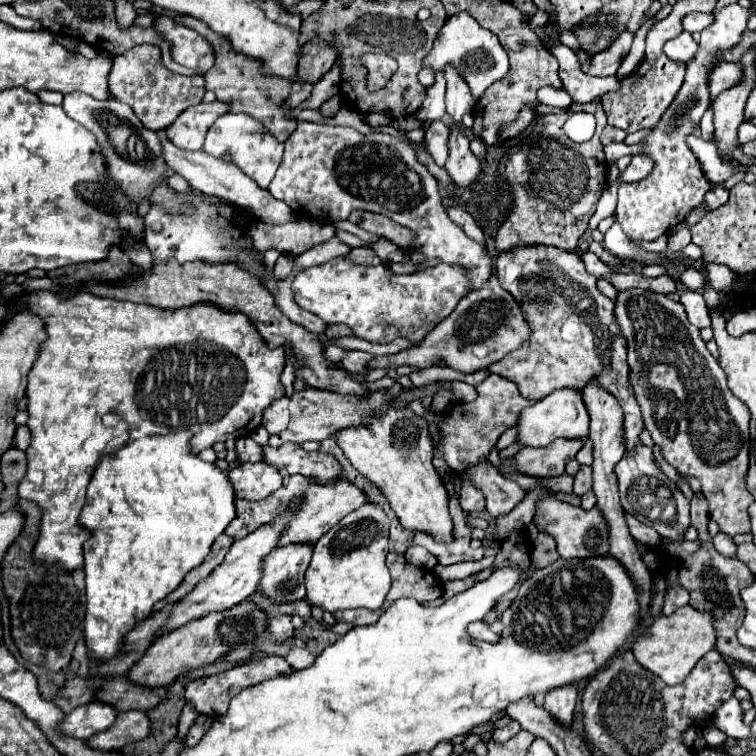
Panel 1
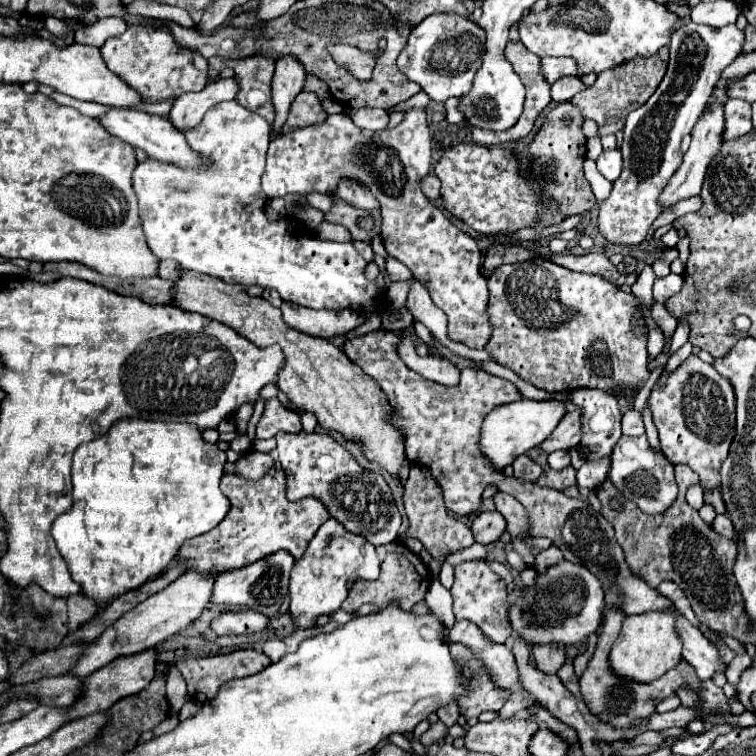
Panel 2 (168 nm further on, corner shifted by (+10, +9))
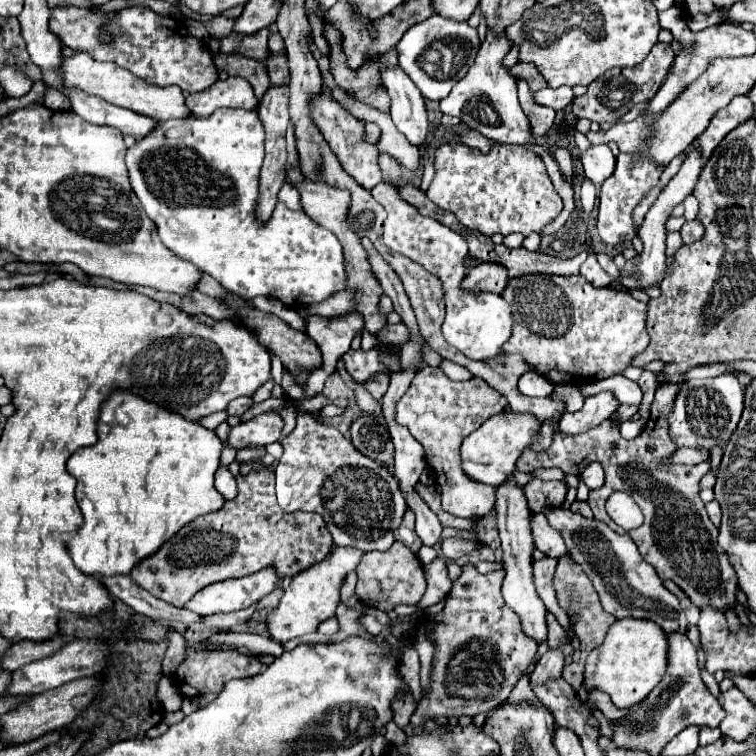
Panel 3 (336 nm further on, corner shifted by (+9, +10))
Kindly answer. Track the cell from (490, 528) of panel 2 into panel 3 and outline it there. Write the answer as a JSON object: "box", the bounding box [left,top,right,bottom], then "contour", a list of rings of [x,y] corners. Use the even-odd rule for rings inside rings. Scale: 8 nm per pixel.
{"box":[440,537,478,559],"contour":[[[450,537],[450,539],[440,541],[440,551],[442,551],[442,557],[446,557],[446,559],[458,559],[462,555],[468,555],[476,547],[478,547],[478,539],[462,543],[460,537]]]}

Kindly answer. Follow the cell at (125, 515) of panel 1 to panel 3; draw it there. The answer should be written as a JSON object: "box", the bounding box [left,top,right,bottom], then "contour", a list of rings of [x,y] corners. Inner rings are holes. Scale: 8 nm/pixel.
{"box":[66,393,226,579],"contour":[[[112,393],[108,397],[108,401],[102,405],[102,413],[100,413],[100,421],[98,421],[98,443],[94,447],[80,447],[68,459],[68,473],[74,475],[76,481],[78,481],[78,485],[76,485],[76,501],[78,501],[78,507],[82,511],[82,517],[84,517],[82,527],[66,539],[66,549],[68,549],[68,555],[72,557],[74,565],[82,573],[86,573],[90,577],[98,577],[98,579],[114,577],[114,575],[128,575],[134,569],[134,565],[138,565],[140,561],[144,561],[146,557],[156,553],[174,533],[178,533],[178,529],[182,529],[184,525],[188,525],[190,521],[194,521],[200,515],[220,511],[222,505],[226,503],[226,499],[214,487],[214,473],[220,467],[222,449],[224,449],[224,443],[216,437],[214,431],[208,431],[198,423],[188,423],[184,417],[178,417],[176,413],[170,413],[170,411],[166,411],[162,407],[156,407],[156,405],[152,405],[148,401],[142,401],[140,397],[134,397],[132,393]]]}

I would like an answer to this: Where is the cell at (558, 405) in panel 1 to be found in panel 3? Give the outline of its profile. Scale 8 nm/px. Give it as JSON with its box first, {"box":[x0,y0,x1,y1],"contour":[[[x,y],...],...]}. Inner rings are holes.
{"box":[462,411,542,487],"contour":[[[502,411],[488,421],[482,423],[480,429],[470,433],[462,443],[462,469],[466,469],[468,477],[474,481],[498,487],[504,481],[508,481],[516,469],[516,461],[520,459],[522,451],[534,443],[534,439],[540,437],[542,423],[532,413],[514,413],[514,411]]]}

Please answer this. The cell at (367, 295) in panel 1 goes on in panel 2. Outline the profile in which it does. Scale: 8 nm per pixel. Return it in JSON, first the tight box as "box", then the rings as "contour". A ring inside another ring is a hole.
{"box":[133,100,385,310],"contour":[[[235,100],[231,102],[221,102],[217,106],[213,106],[205,118],[189,128],[189,130],[183,130],[185,134],[185,140],[189,142],[189,148],[191,150],[197,150],[197,154],[201,154],[201,158],[205,158],[205,166],[201,170],[181,170],[179,166],[173,166],[169,162],[157,162],[155,158],[145,158],[143,162],[137,162],[137,168],[133,170],[133,188],[135,188],[135,194],[139,198],[139,214],[141,214],[141,222],[143,222],[143,230],[145,230],[145,238],[147,238],[147,244],[151,248],[151,252],[159,258],[159,260],[175,260],[179,262],[185,270],[193,270],[193,272],[203,272],[207,276],[213,276],[213,278],[221,278],[229,284],[241,284],[243,288],[249,288],[249,286],[261,286],[261,288],[273,288],[281,294],[281,298],[285,302],[293,302],[293,304],[299,304],[299,306],[307,306],[307,308],[325,308],[325,310],[343,310],[343,308],[351,308],[351,310],[369,310],[371,306],[375,304],[381,304],[385,302],[385,292],[383,290],[377,290],[375,288],[375,282],[367,280],[365,278],[365,266],[367,262],[357,254],[357,250],[353,248],[353,240],[349,242],[329,242],[329,240],[321,240],[317,236],[311,234],[311,230],[307,228],[301,228],[297,224],[297,220],[293,218],[281,218],[281,220],[275,220],[275,222],[269,222],[267,216],[265,216],[265,194],[261,190],[261,174],[265,170],[265,154],[267,154],[267,146],[269,146],[269,124],[255,112],[243,108],[241,104],[237,104]]]}

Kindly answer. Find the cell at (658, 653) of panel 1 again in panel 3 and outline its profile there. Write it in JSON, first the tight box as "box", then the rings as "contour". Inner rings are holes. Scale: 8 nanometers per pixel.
{"box":[584,619,668,707],"contour":[[[618,619],[606,635],[606,641],[594,649],[588,659],[586,659],[586,671],[584,671],[584,685],[586,689],[602,689],[604,693],[608,693],[614,701],[616,707],[632,707],[634,703],[640,703],[664,677],[668,667],[668,637],[666,631],[648,619]]]}

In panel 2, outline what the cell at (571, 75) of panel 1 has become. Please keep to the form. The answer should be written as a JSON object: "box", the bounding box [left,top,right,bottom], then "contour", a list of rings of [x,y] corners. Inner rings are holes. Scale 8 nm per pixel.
{"box":[551,76,585,102],"contour":[[[565,76],[561,80],[557,80],[551,86],[551,100],[553,102],[569,102],[577,92],[581,92],[585,86],[581,84],[581,78],[577,76]]]}

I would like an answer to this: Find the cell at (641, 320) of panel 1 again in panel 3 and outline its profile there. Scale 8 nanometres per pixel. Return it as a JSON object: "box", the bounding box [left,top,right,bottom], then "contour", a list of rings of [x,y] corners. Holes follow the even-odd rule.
{"box":[668,375,744,451],"contour":[[[736,375],[690,379],[680,383],[680,391],[668,415],[670,439],[676,443],[676,447],[700,447],[706,451],[710,451],[716,445],[724,447],[740,421],[744,409],[742,401],[744,401],[744,389]]]}

